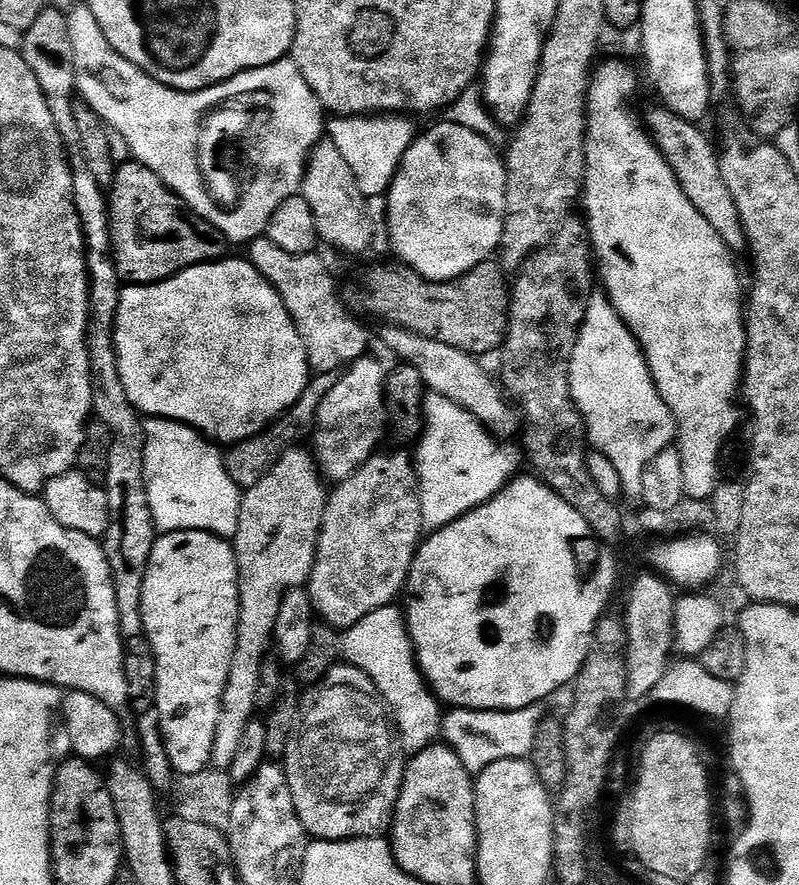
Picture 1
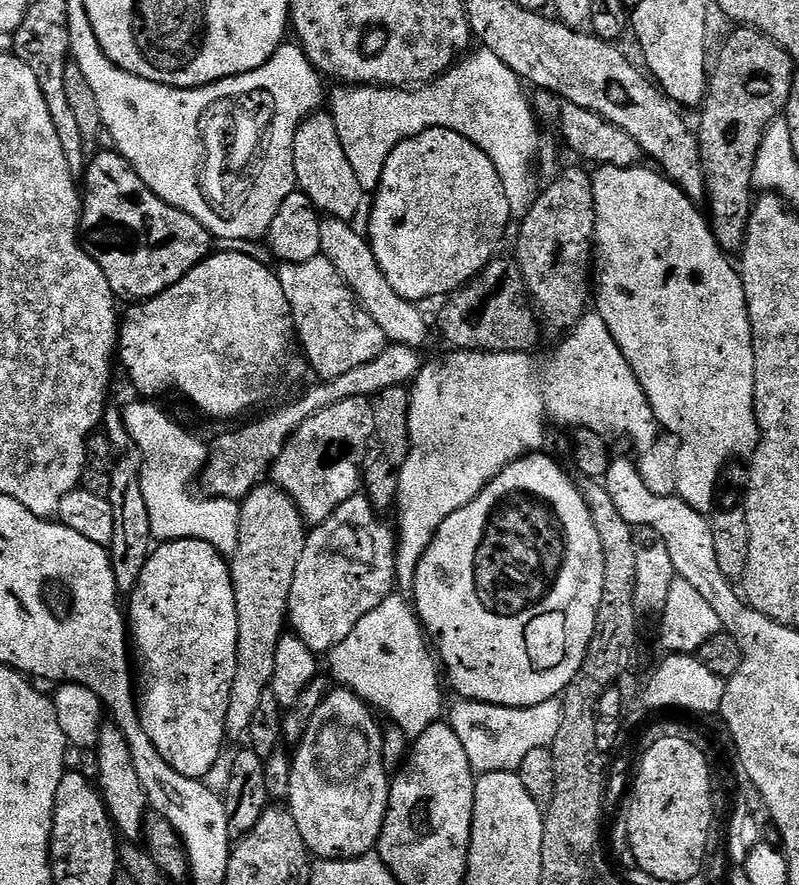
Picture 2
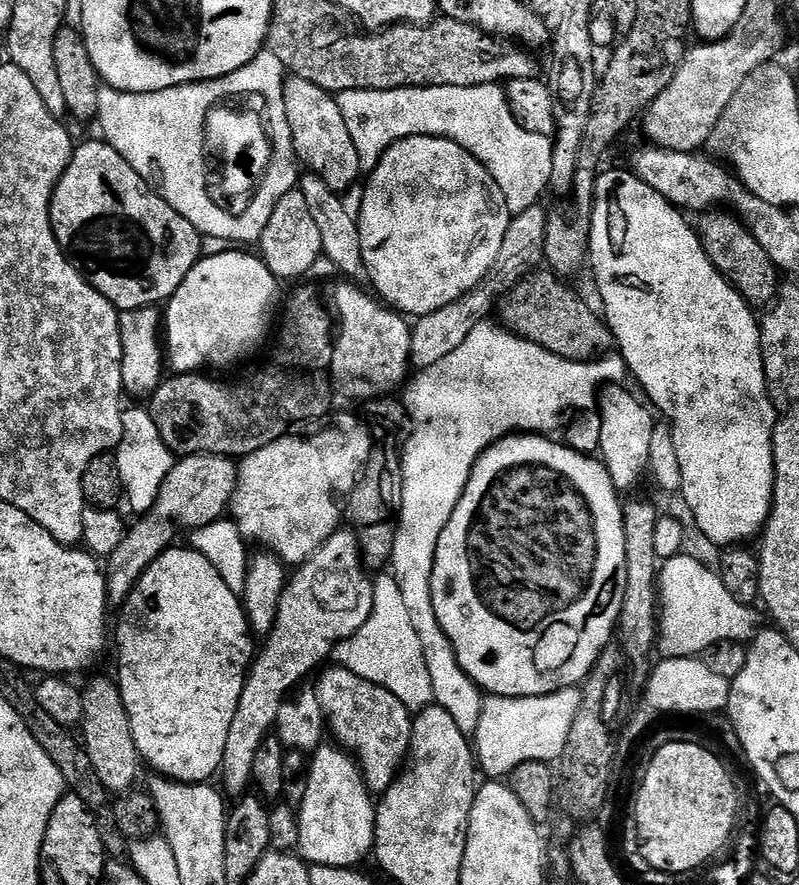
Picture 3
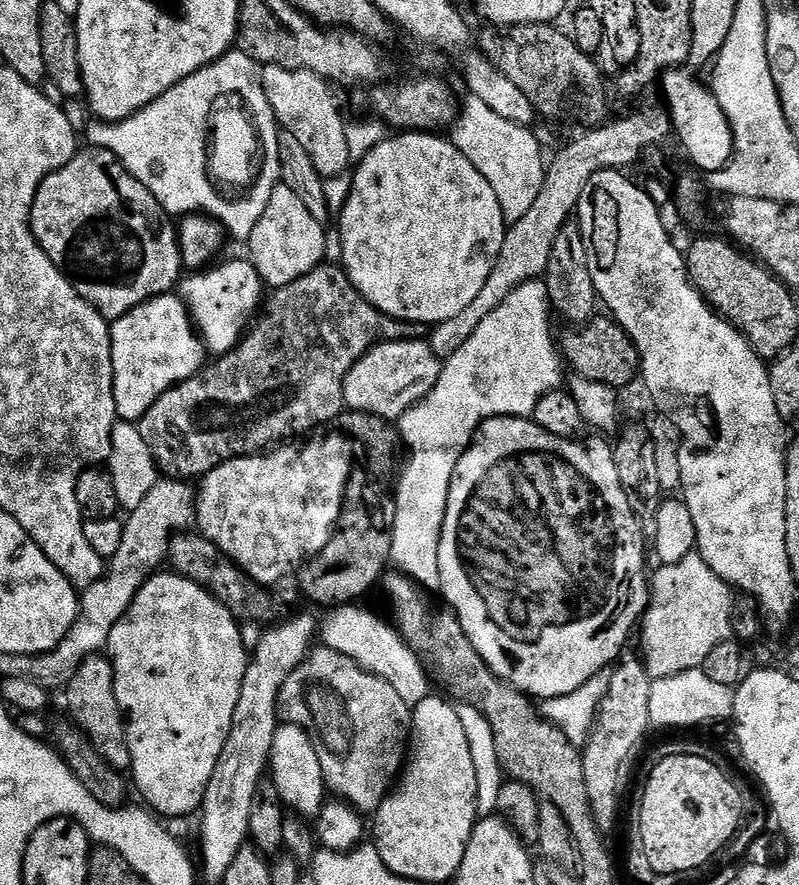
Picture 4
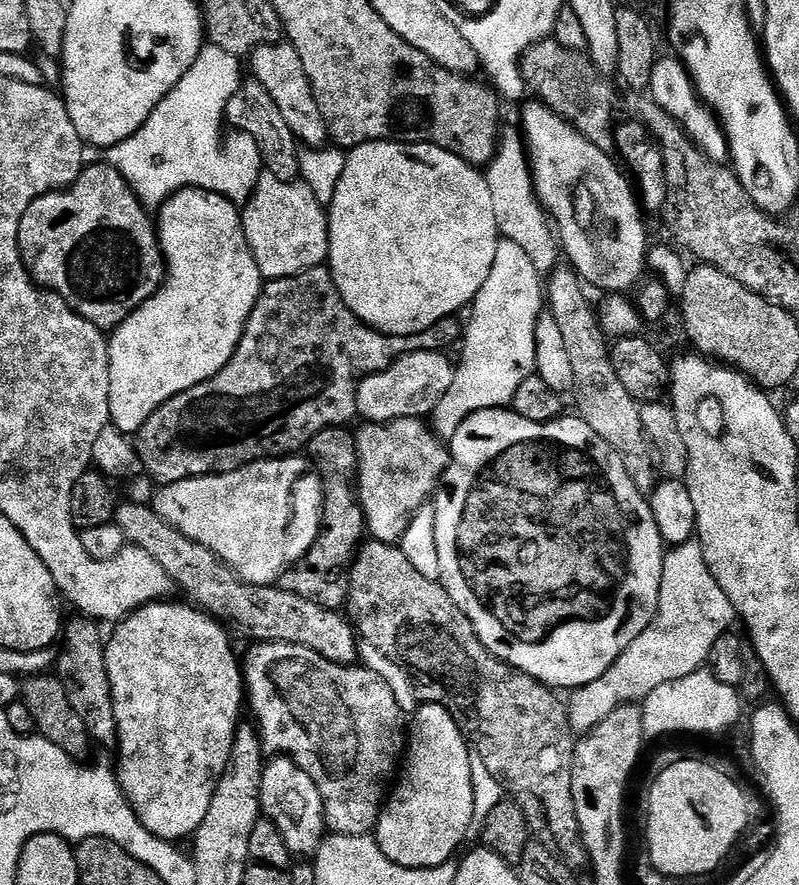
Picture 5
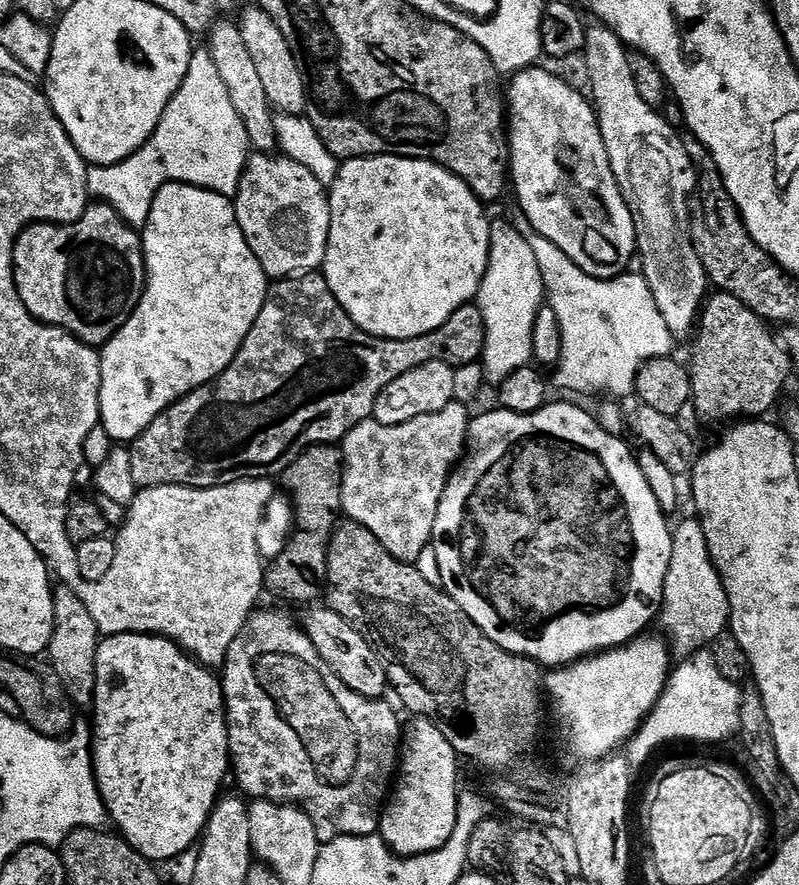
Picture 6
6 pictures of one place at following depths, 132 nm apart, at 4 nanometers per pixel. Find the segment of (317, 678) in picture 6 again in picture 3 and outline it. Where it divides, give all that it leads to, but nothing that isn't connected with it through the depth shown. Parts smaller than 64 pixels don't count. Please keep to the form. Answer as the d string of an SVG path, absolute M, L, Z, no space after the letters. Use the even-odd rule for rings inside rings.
M325 667L319 673L320 681L314 685L316 697L324 711L327 731L336 735L335 743L351 753L360 765L369 792L383 794L396 781L409 755L413 713L382 685L363 680L346 668L331 667Z

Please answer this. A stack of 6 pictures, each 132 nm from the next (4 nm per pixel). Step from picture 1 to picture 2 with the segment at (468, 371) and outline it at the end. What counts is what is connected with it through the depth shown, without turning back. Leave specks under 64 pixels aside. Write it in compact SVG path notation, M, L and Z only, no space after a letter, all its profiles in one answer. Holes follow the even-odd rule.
M324 218L320 221L320 250L328 261L338 270L345 284L352 289L356 299L382 326L385 341L401 344L407 348L423 349L428 340L428 324L419 312L417 305L411 300L404 300L396 293L394 286L386 282L382 270L378 266L378 258L374 258L374 250L365 237L355 233L347 220Z

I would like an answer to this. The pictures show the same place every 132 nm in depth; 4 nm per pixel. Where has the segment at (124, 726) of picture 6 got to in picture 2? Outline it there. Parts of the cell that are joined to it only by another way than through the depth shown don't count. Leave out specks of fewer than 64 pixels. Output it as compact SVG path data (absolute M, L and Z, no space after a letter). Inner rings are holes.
M202 540L161 543L148 557L130 600L132 605L126 608L126 624L138 665L142 726L146 726L150 742L158 746L158 754L162 754L178 774L191 780L204 780L219 762L224 748L226 710L230 706L230 686L236 673L238 610L229 561Z

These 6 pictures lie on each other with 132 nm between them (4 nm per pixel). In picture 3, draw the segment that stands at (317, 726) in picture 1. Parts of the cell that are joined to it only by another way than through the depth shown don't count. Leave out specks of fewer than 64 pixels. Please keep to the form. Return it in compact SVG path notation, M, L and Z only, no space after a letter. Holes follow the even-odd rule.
M321 746L316 749L307 765L306 798L298 811L300 842L298 852L309 865L355 869L359 860L369 859L376 839L376 809L373 793L364 782L360 765L347 751L339 747Z

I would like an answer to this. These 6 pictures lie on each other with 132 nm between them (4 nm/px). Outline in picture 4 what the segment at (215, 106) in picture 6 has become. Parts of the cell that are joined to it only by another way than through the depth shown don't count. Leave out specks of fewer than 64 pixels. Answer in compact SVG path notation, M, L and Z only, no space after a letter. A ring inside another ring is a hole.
M229 50L213 64L200 68L190 78L174 85L166 94L162 94L154 102L150 102L141 112L135 112L130 118L115 122L92 122L88 128L87 143L93 148L110 150L114 158L126 166L126 170L158 202L165 212L173 218L183 218L189 214L203 214L211 220L217 220L224 227L225 233L240 242L247 241L248 235L258 226L258 218L262 218L262 210L266 210L266 202L270 202L270 194L275 190L280 179L280 163L278 162L278 146L268 148L268 160L264 168L264 176L252 194L252 200L242 200L236 204L226 204L214 196L210 190L204 168L200 164L200 138L212 136L210 126L206 124L208 102L213 102L217 92L230 90L234 80L258 80L258 96L266 96L262 86L262 68L254 58L242 51ZM168 104L172 109L168 112Z

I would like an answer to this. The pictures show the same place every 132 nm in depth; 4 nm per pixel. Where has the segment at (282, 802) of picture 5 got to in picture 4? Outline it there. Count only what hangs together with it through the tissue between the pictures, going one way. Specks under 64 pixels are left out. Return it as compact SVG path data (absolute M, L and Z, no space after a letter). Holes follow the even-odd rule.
M287 722L281 723L274 734L274 746L268 759L270 779L278 790L285 809L303 818L319 816L326 803L322 762L318 762L318 745L312 740L315 740L313 733L305 728Z

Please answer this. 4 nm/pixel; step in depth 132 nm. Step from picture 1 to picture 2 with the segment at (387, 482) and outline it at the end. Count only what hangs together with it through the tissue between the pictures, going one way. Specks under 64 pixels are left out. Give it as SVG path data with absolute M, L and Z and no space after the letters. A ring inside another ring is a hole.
M364 494L350 497L330 518L315 525L304 537L302 558L298 558L298 566L294 570L294 586L290 586L290 602L288 603L288 619L291 631L310 646L317 654L328 654L351 632L366 614L393 595L397 587L396 578L396 545L397 533L384 521L385 517L377 512L374 505Z

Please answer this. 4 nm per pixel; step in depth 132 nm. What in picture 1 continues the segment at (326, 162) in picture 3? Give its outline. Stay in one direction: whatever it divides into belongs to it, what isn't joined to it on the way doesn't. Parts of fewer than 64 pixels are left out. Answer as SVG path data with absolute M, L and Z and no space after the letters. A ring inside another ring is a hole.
M322 138L308 156L308 165L304 171L302 195L310 202L310 210L314 210L314 226L318 226L321 241L340 252L349 252L352 256L360 256L372 246L376 226L367 214L368 201L358 190L358 182L354 182L354 173L342 159L338 146L327 138Z

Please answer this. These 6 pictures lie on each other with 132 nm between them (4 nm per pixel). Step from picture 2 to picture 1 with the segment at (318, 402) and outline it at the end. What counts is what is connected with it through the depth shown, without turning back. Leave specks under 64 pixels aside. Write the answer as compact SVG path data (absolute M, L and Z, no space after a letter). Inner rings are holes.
M321 372L313 375L308 381L308 389L298 398L295 406L284 413L275 424L267 427L264 431L252 436L249 440L243 440L240 444L231 445L224 456L225 466L228 468L229 476L241 490L253 488L278 461L284 457L285 452L295 448L301 443L304 435L307 437L313 431L316 424L316 412L322 406L322 398L334 390L338 376L335 372ZM309 431L309 432L308 432ZM308 432L308 433L307 433Z

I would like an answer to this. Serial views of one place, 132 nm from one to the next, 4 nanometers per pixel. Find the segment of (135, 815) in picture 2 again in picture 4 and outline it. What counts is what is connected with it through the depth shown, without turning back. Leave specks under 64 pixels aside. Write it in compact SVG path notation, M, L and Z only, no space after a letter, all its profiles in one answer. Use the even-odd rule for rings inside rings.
M97 654L86 658L70 678L66 695L68 708L72 711L71 719L76 727L90 738L98 754L102 754L102 758L106 758L106 762L110 762L112 768L121 774L127 773L132 767L132 759L128 739L124 733L126 721L114 694L114 670L107 655Z

